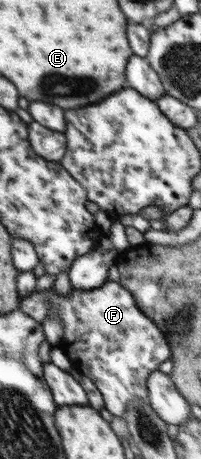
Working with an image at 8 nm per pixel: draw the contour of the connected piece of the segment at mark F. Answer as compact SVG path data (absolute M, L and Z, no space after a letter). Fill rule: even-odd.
M106 280L99 288L88 289L88 291L73 288L71 294L67 296L61 296L52 286L40 292L34 291L28 297L22 297L18 309L40 323L48 314L54 314L54 312L60 314L62 326L64 326L64 337L58 346L71 358L71 369L76 369L76 372L88 377L100 391L105 402L105 409L111 414L122 417L126 406L134 399L142 405L150 404L147 401L148 376L157 371L162 362L171 359L172 349L167 336L152 319L148 319L140 311L135 297L119 282Z

